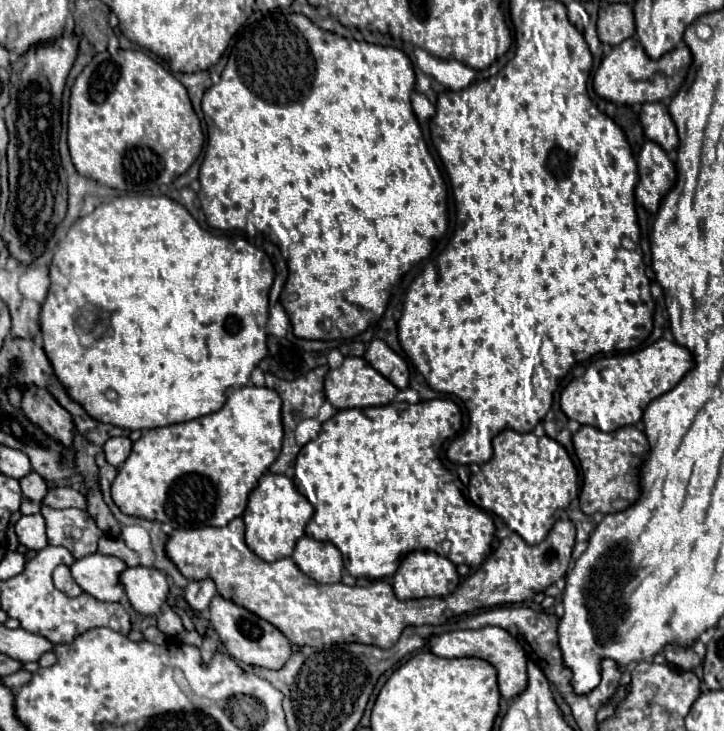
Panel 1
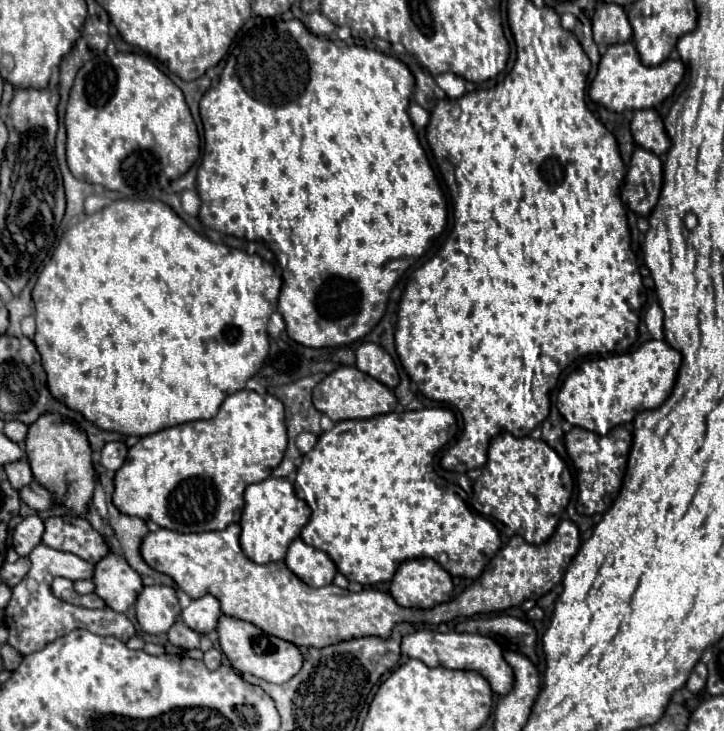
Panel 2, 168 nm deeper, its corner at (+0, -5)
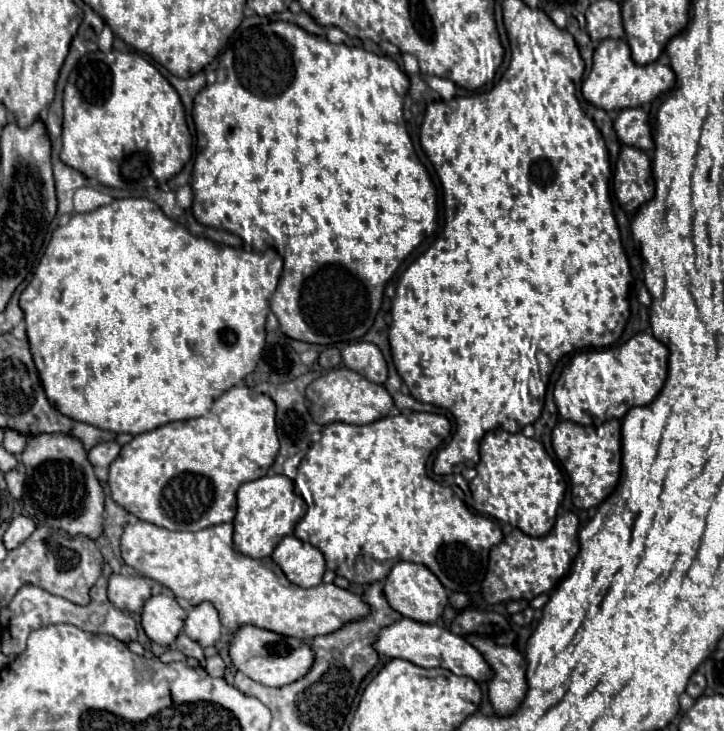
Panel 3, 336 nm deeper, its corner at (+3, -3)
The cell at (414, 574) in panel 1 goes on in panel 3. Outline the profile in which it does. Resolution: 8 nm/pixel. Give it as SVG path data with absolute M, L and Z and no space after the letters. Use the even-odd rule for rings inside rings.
M398 561L392 567L392 571L384 583L384 597L388 599L392 609L402 613L404 617L410 617L410 619L422 621L422 623L434 623L442 615L442 611L448 603L446 589L438 581L438 577L426 565L418 565L418 563L410 563L410 561Z

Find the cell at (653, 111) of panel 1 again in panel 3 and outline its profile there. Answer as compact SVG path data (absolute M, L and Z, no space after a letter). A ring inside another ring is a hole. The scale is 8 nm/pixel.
M640 107L624 109L614 121L614 129L618 133L618 139L624 145L638 147L646 153L652 153L652 149L656 147L656 143L652 141L650 125L648 125L648 113Z

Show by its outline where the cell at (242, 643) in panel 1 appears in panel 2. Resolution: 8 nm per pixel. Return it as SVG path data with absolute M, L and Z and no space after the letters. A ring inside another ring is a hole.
M221 615L217 633L219 633L219 643L221 643L223 653L231 661L233 669L239 673L251 673L251 675L255 675L263 681L269 681L269 683L285 683L291 677L295 677L303 667L303 655L297 645L283 641L279 637L267 635L253 623Z

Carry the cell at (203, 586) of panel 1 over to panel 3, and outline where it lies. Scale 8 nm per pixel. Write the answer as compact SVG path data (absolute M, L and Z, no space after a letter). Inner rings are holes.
M208 601L194 605L186 615L184 633L190 639L194 639L200 647L214 645L220 639L220 633L222 633L222 625L220 625L216 607Z

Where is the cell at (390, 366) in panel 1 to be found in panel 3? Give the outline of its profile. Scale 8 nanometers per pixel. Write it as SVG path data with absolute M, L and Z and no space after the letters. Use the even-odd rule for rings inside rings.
M354 341L342 349L342 361L348 369L368 377L374 383L386 383L388 379L388 365L374 343L368 341Z

